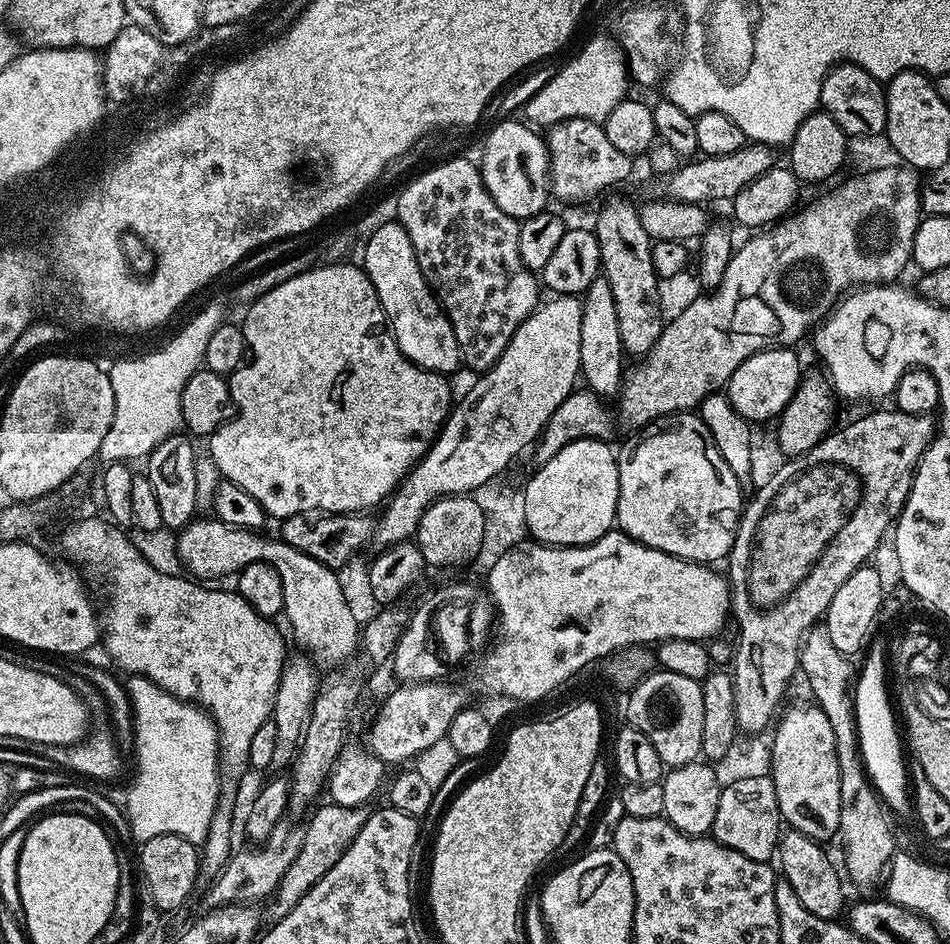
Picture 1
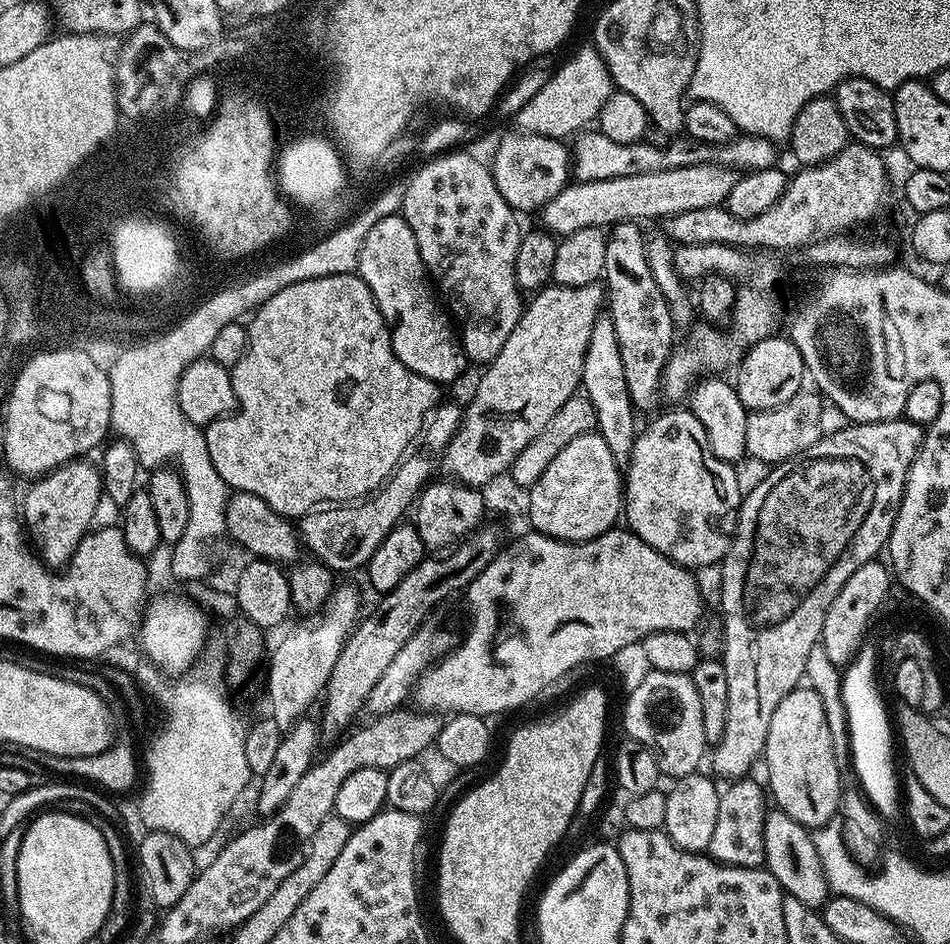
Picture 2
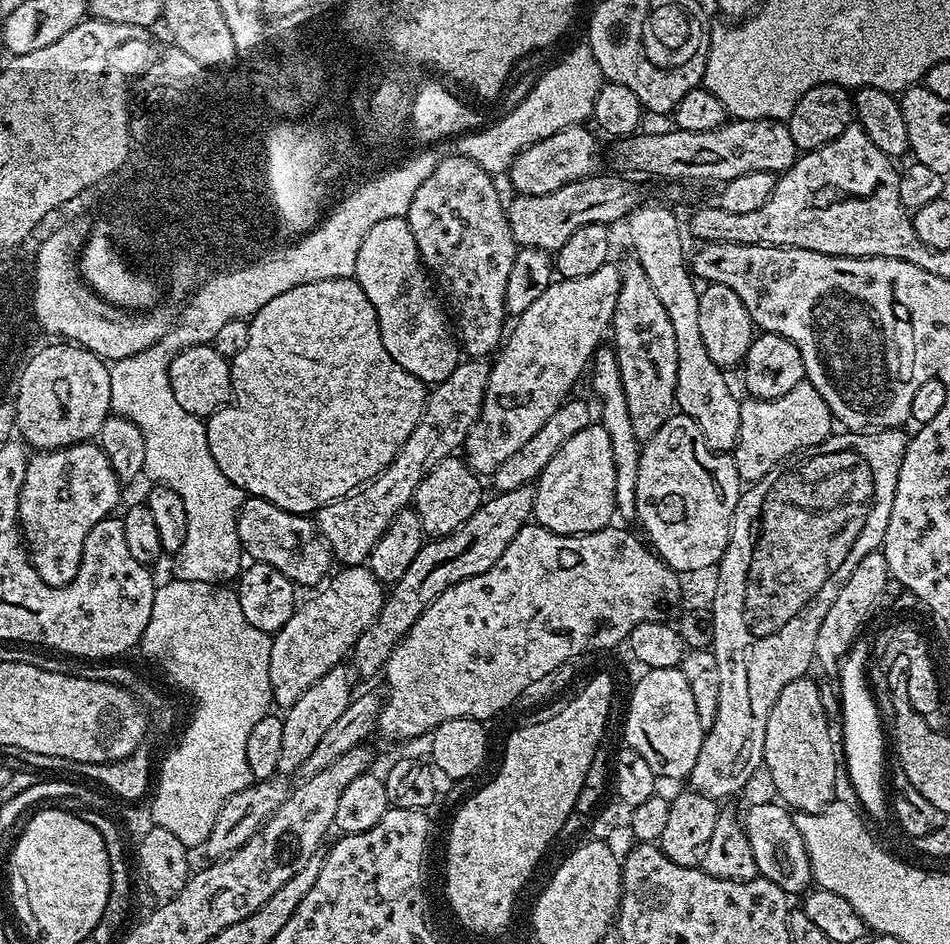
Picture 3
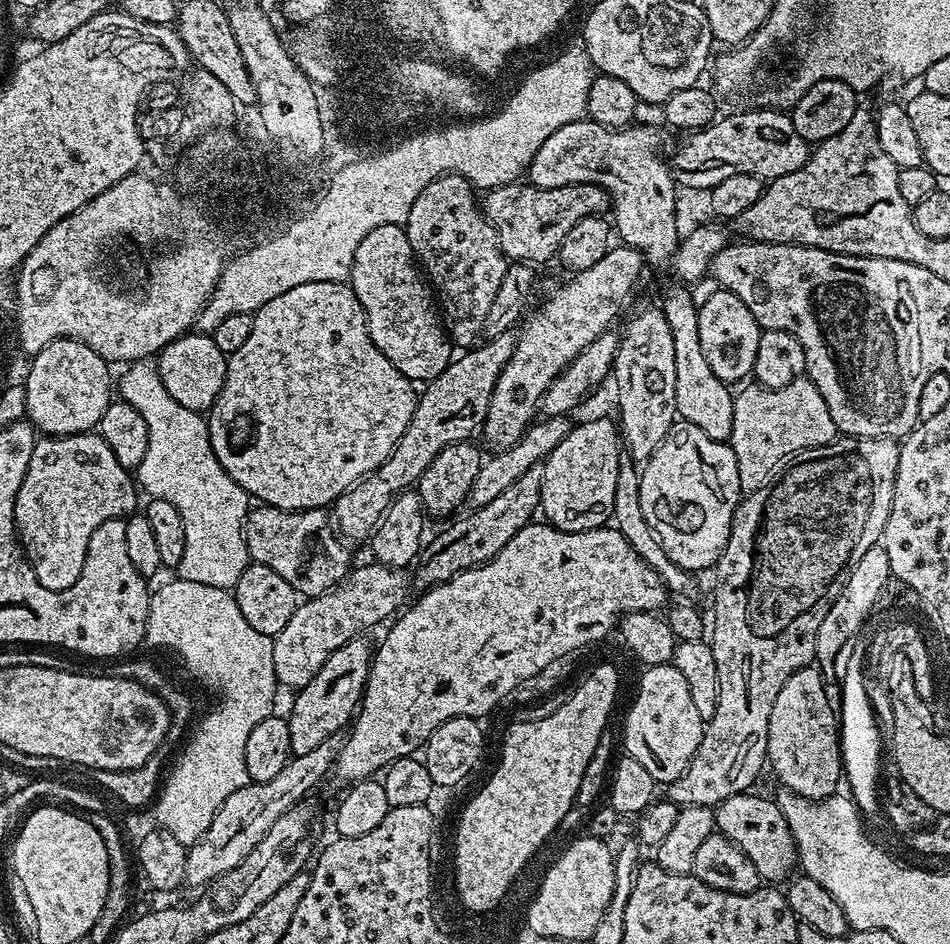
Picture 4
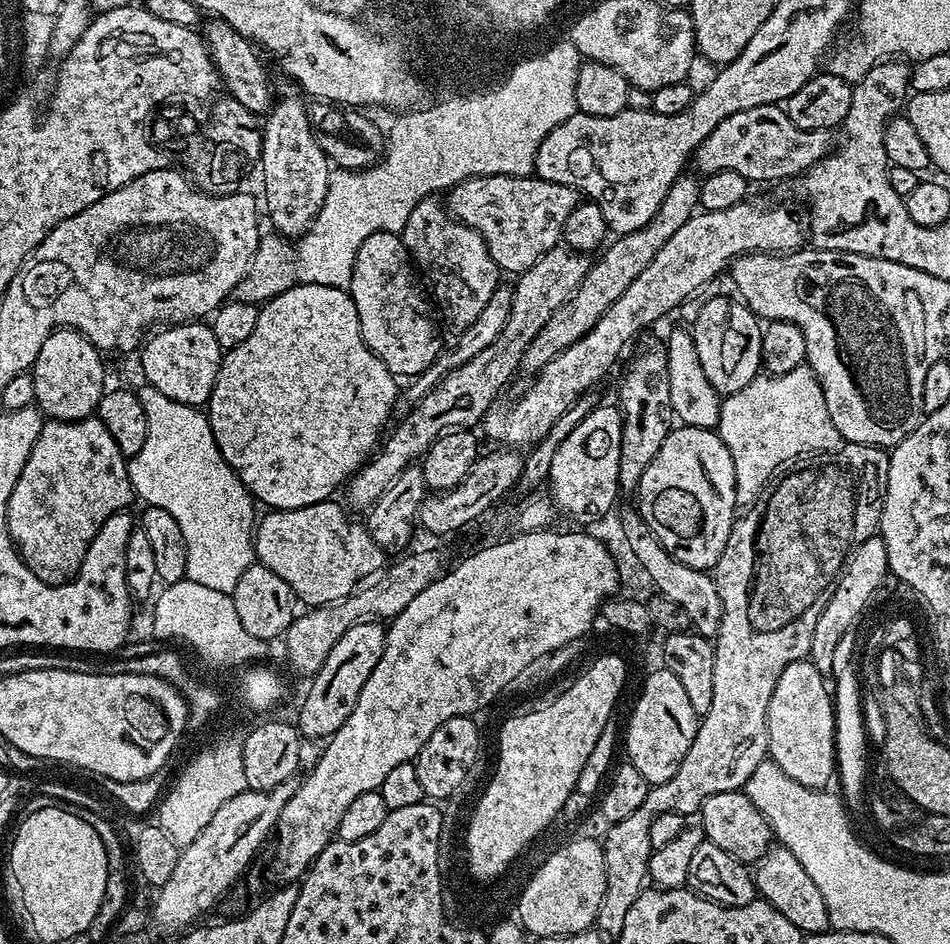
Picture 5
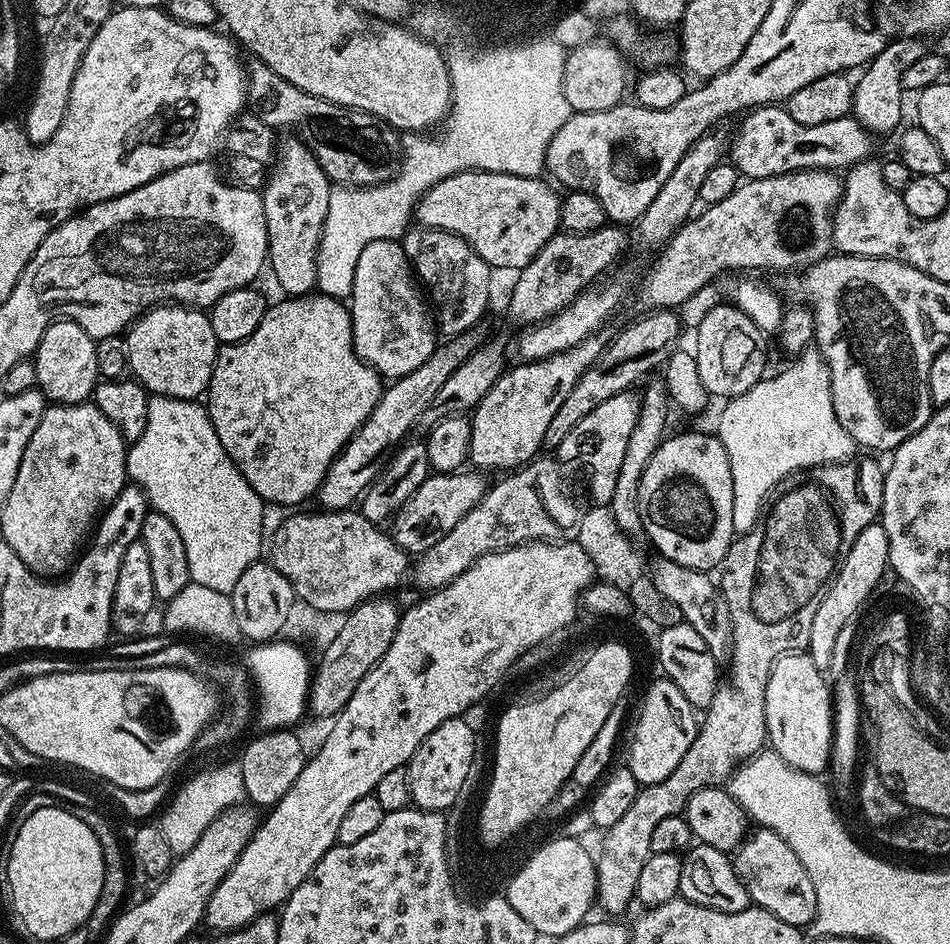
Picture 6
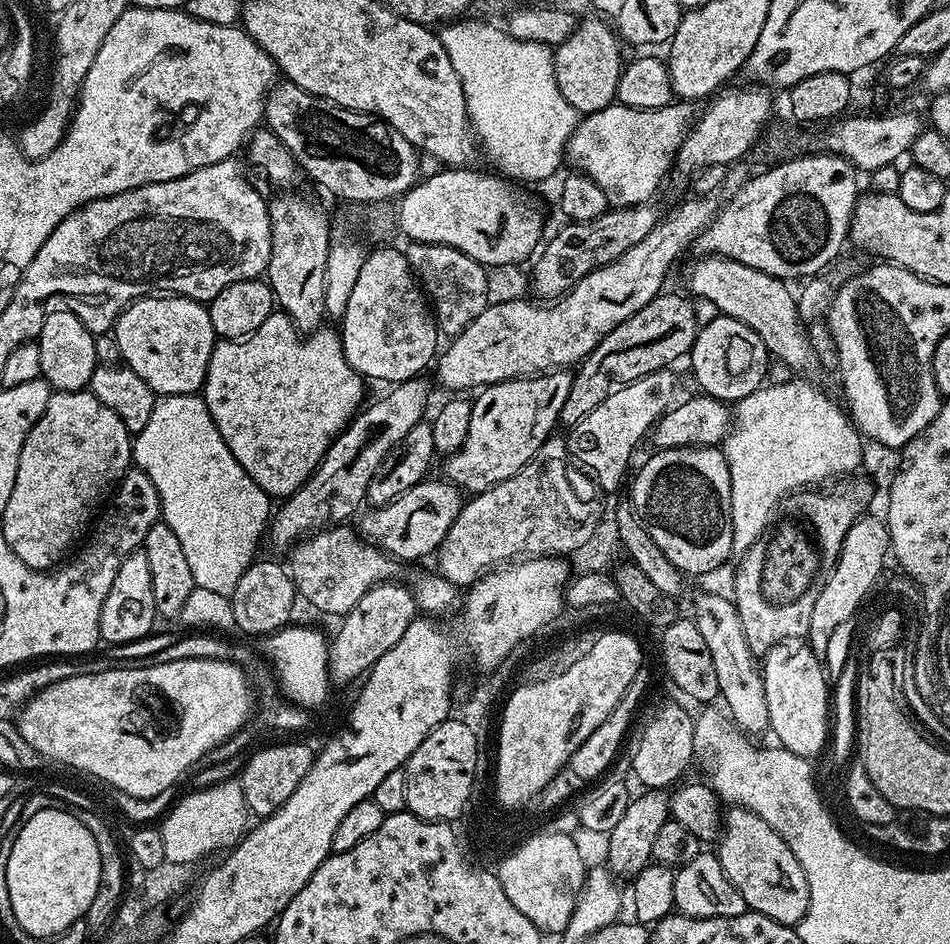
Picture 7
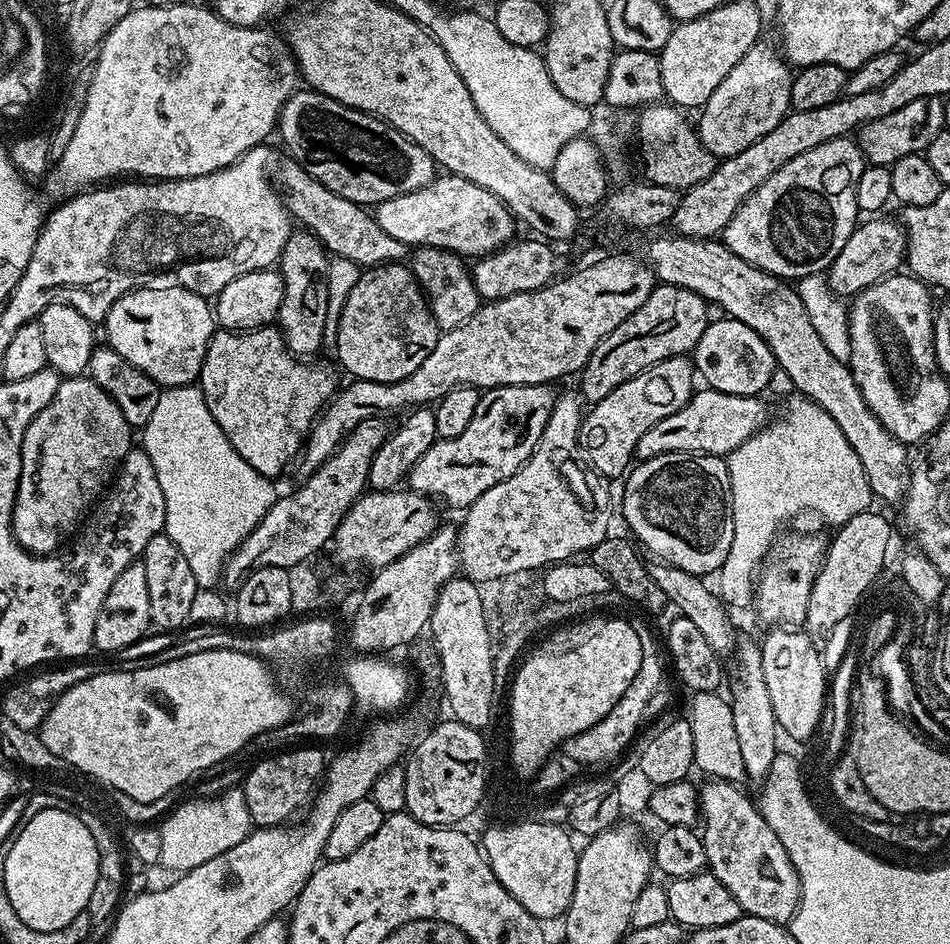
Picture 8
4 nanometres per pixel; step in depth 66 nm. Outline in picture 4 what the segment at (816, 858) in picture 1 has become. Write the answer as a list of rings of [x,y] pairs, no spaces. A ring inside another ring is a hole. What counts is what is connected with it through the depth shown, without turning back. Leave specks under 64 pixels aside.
[[[752,790],[739,792],[715,805],[716,828],[719,835],[730,838],[730,842],[739,846],[746,858],[754,862],[754,870],[758,870],[761,881],[787,881],[798,868],[794,836],[775,799],[767,800],[766,797],[755,796],[754,793]]]

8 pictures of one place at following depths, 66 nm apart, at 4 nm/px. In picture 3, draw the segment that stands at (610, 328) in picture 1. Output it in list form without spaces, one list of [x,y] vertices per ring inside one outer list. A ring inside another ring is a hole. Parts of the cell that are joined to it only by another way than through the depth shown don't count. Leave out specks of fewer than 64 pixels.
[[[611,346],[596,349],[590,361],[592,388],[600,399],[598,423],[610,434],[610,451],[614,454],[614,498],[619,519],[636,520],[636,491],[638,490],[638,462],[640,461],[641,441],[634,434],[634,425],[626,410],[626,390],[622,390],[622,374],[618,370],[616,350]]]

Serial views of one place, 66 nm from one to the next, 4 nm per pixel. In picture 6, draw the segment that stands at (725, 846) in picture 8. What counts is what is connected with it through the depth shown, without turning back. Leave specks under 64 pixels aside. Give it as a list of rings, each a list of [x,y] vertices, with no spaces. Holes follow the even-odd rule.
[[[755,829],[737,848],[733,864],[740,880],[747,888],[749,899],[760,908],[769,910],[775,917],[799,928],[811,925],[817,914],[817,894],[814,884],[794,850],[784,839],[768,829]]]

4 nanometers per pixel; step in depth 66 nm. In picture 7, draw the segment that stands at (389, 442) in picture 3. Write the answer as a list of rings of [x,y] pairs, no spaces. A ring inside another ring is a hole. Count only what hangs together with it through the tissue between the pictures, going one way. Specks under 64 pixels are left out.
[[[273,310],[270,318],[266,318],[266,322],[262,322],[262,326],[258,326],[258,330],[254,330],[254,334],[245,336],[243,340],[217,339],[214,350],[210,354],[210,366],[202,389],[204,401],[210,410],[210,418],[214,418],[214,426],[218,426],[218,434],[222,434],[222,442],[226,442],[226,446],[230,446],[230,454],[234,454],[234,458],[238,458],[238,466],[242,466],[242,470],[246,470],[246,474],[250,474],[250,478],[254,478],[254,482],[258,482],[258,486],[262,486],[262,490],[269,498],[293,496],[314,474],[314,470],[322,462],[322,458],[333,440],[343,432],[344,427],[348,425],[352,417],[360,411],[365,403],[364,385],[366,385],[366,380],[346,360],[339,331],[335,327],[328,327],[321,326],[314,332],[302,334],[296,329],[294,322],[287,314]]]

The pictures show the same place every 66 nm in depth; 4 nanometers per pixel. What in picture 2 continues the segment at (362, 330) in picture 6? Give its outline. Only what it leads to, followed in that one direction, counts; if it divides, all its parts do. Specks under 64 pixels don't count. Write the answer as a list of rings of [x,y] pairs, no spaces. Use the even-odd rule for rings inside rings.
[[[403,215],[387,216],[374,222],[374,226],[370,226],[370,234],[366,234],[362,242],[358,275],[366,282],[366,286],[370,286],[370,294],[374,294],[374,302],[388,324],[388,333],[395,356],[407,369],[421,374],[424,378],[430,378],[441,386],[446,386],[446,383],[454,381],[463,374],[466,366],[468,367],[468,359],[464,348],[460,345],[457,329],[446,315],[430,283],[428,271],[424,269],[422,262],[422,254],[418,254],[418,238],[414,238],[414,230],[410,230]]]

